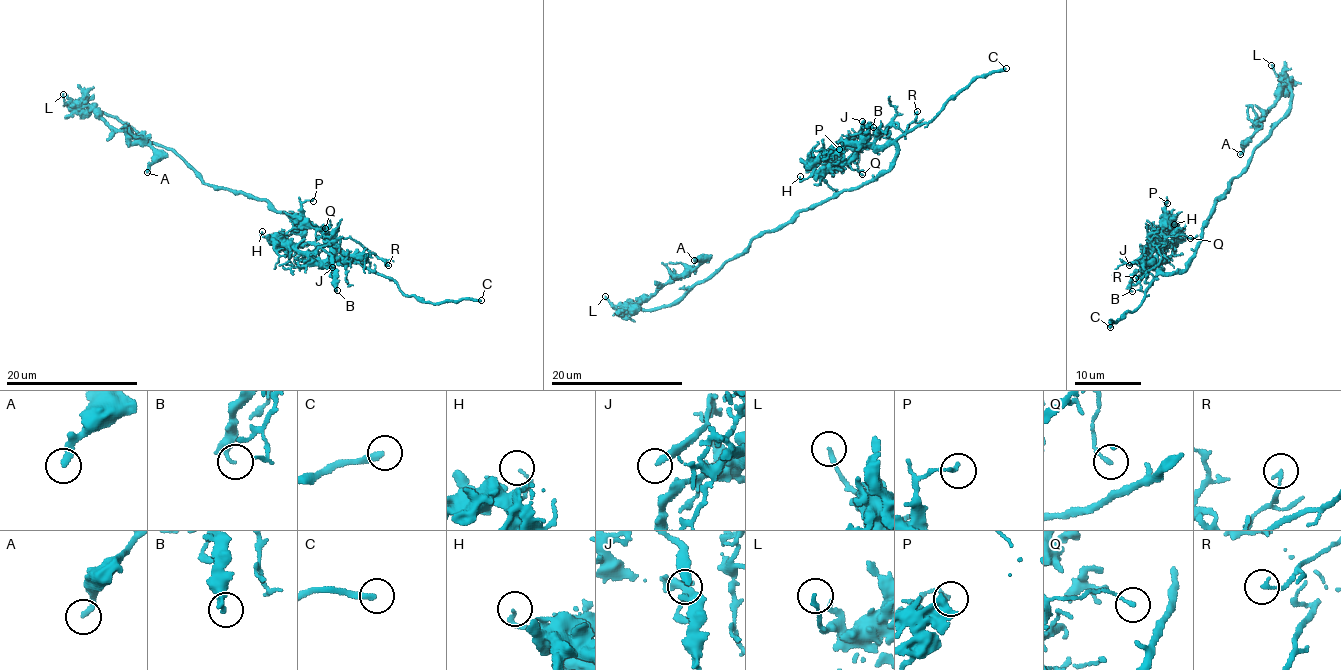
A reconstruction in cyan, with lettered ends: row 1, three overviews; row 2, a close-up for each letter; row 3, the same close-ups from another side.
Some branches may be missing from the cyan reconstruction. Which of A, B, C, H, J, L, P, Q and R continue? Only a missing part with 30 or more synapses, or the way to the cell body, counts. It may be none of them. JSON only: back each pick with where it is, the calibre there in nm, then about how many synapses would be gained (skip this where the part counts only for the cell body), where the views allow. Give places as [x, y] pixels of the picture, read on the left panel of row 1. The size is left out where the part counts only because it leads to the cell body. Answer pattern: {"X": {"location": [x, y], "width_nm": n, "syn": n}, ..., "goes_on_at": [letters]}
{"C": {"location": [481, 300], "width_nm": 260}, "goes_on_at": ["C"]}

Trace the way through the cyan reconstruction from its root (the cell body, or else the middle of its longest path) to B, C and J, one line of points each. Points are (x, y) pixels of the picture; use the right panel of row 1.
B: (1224, 193), (1216, 201), (1199, 246), (1185, 269), (1164, 273), (1155, 264), (1141, 268), (1131, 277), (1132, 291)
C: (1224, 193), (1216, 201), (1185, 269), (1156, 273), (1137, 308), (1124, 313), (1117, 323), (1110, 321), (1110, 327)
J: (1224, 193), (1216, 201), (1199, 246), (1185, 269), (1160, 273), (1158, 251), (1148, 245), (1129, 265)

